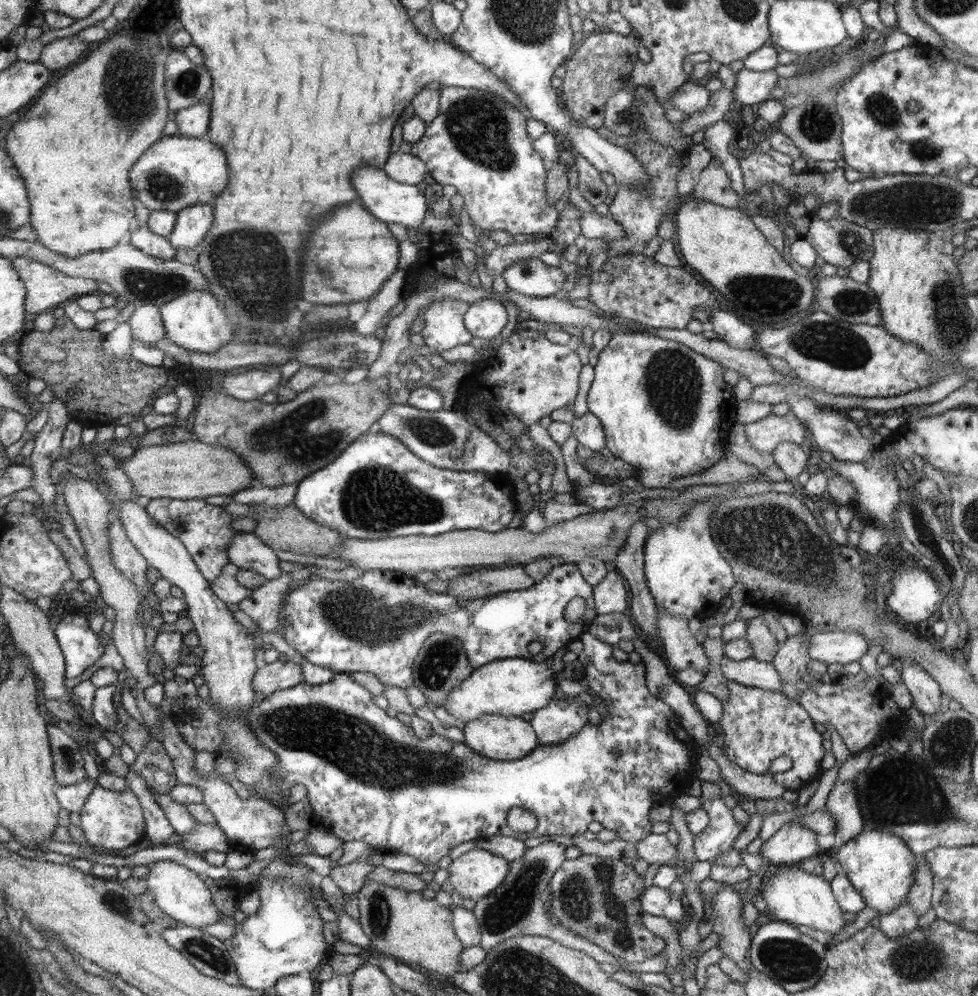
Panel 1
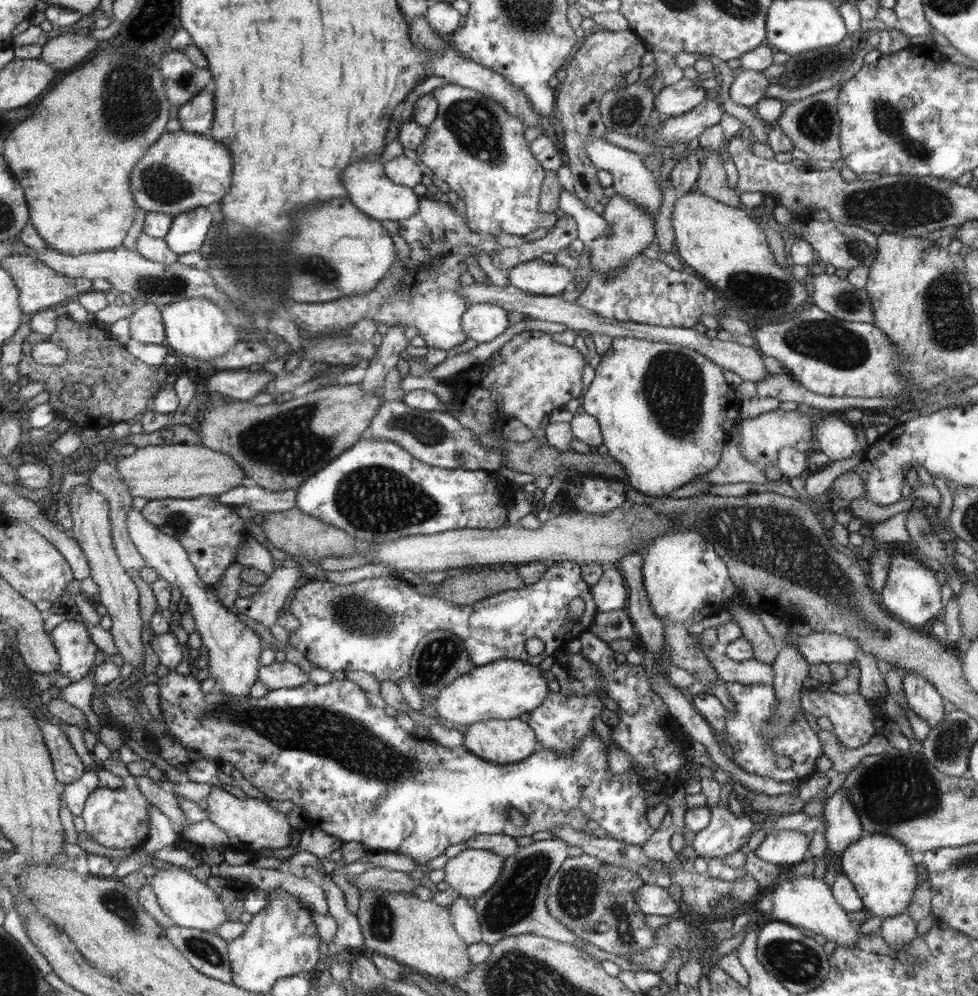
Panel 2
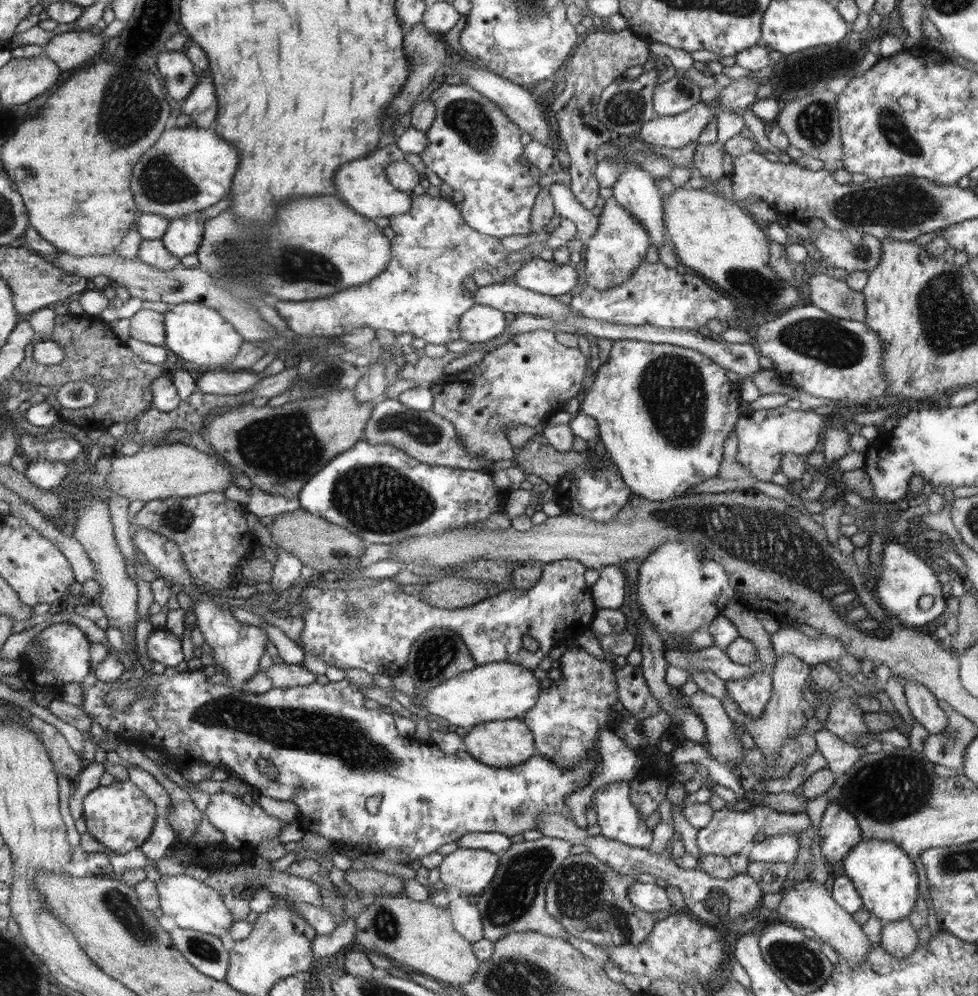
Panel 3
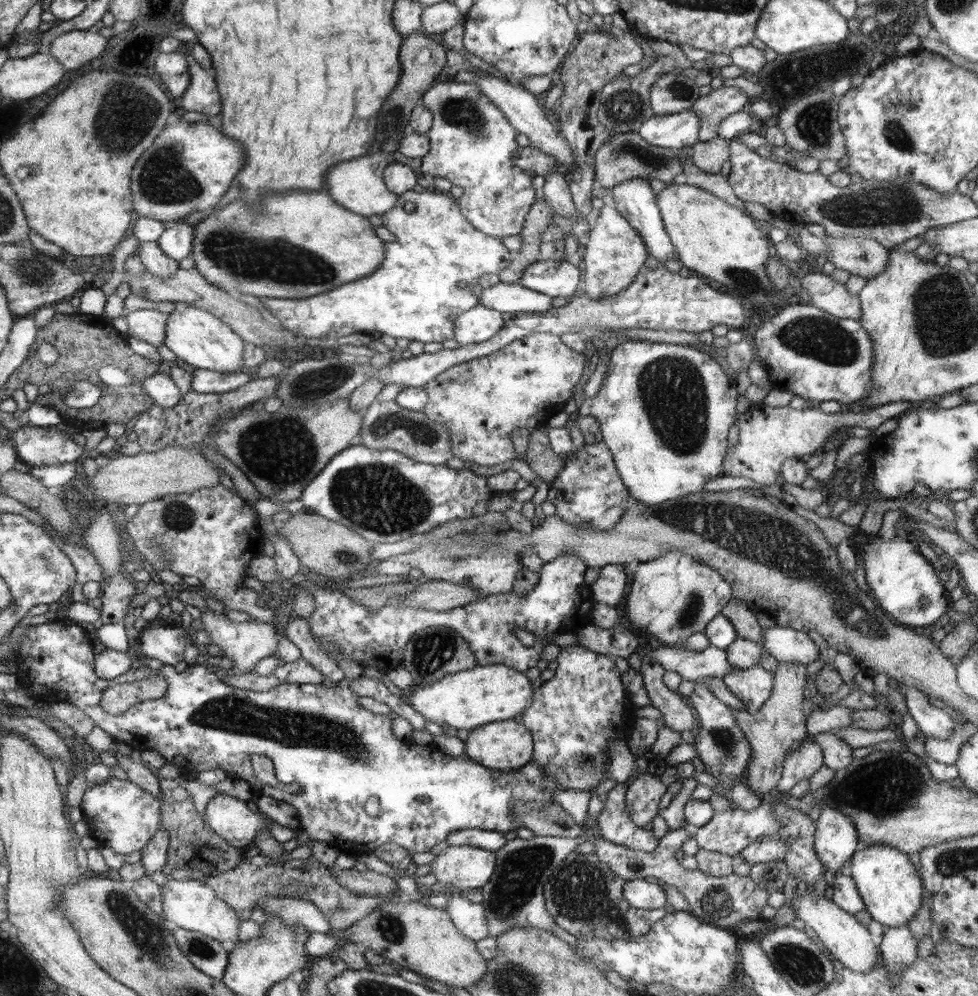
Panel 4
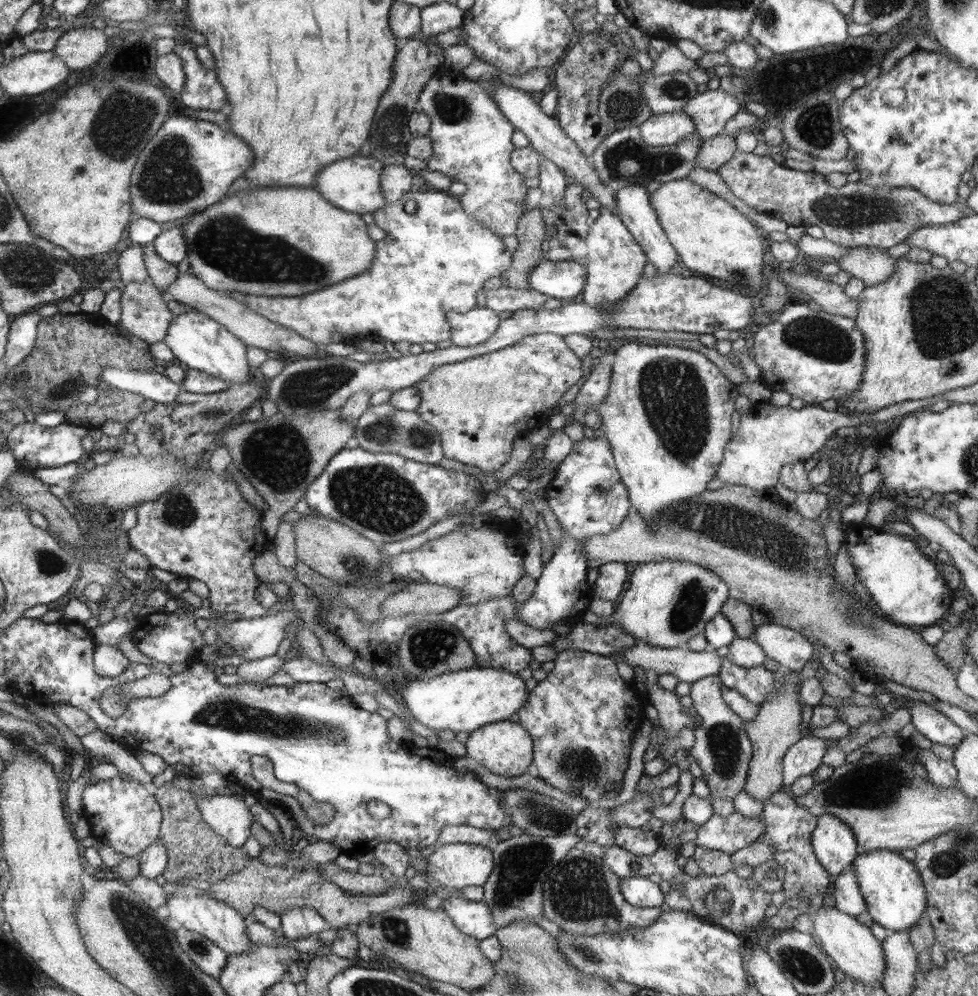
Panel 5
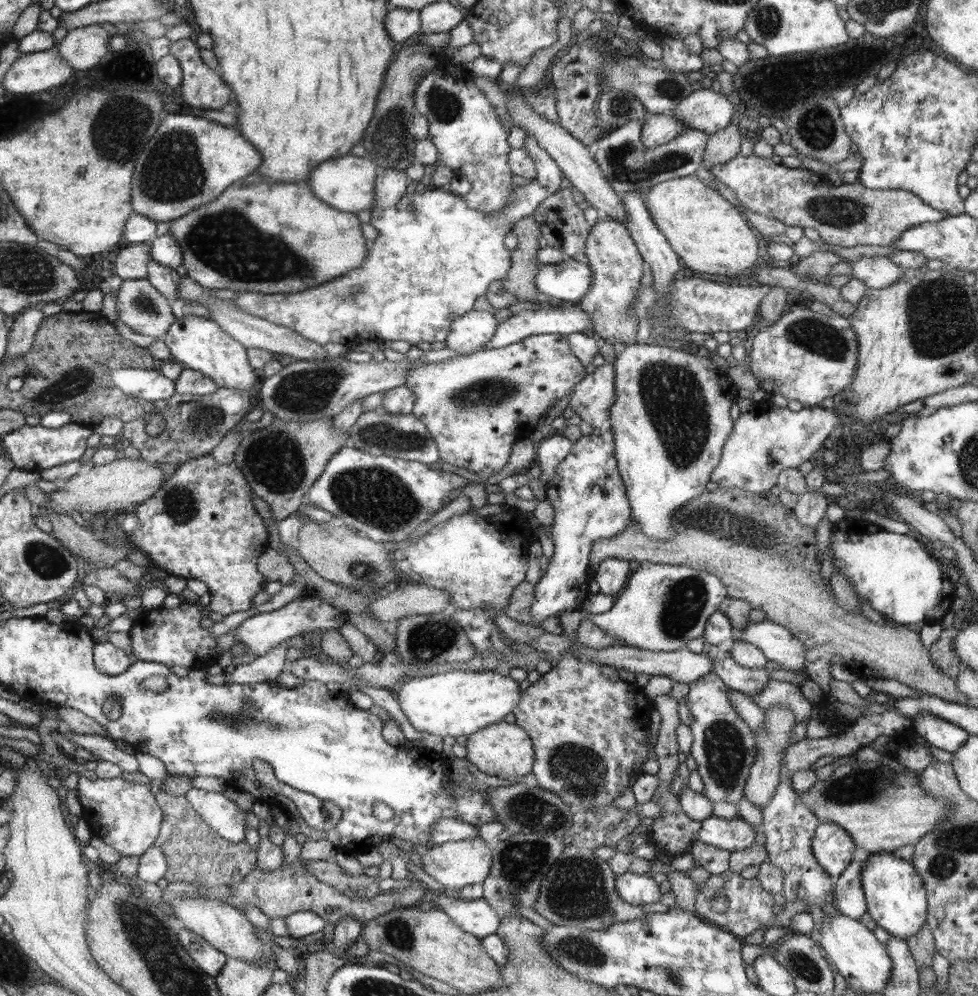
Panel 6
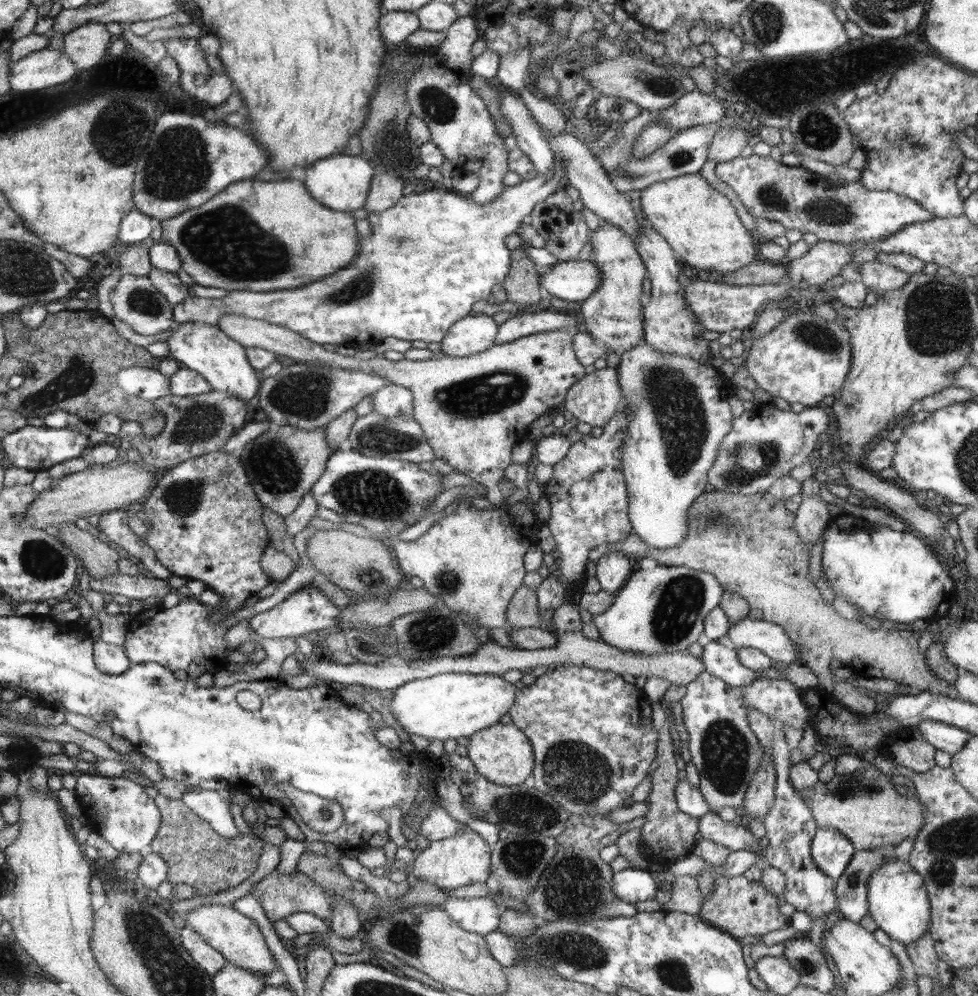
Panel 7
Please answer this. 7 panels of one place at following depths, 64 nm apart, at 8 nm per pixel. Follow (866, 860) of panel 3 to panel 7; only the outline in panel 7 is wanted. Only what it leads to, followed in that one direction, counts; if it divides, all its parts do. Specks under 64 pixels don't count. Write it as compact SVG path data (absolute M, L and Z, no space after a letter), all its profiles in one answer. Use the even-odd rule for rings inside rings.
M894 856L876 867L875 874L868 882L871 918L890 939L905 946L918 943L929 932L932 909L930 896L926 896L926 882L922 878L908 861L900 862L900 858Z

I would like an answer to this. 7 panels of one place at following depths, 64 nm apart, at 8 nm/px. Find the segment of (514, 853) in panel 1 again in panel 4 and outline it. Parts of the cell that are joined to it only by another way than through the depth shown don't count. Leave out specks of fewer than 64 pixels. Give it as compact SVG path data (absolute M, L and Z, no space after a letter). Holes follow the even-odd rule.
M464 828L458 832L451 832L443 843L438 843L432 847L432 854L442 854L448 846L472 846L496 852L506 842L508 840L504 837L504 833L480 828Z

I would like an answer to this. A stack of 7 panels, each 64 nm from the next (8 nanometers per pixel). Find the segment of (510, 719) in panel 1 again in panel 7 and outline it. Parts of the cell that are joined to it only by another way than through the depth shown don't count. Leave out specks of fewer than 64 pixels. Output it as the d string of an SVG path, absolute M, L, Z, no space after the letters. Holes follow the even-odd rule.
M498 723L495 726L478 731L469 736L470 742L465 746L468 758L472 760L476 770L490 782L509 787L516 787L524 782L531 782L534 774L535 755L528 740L527 733L516 727L514 723Z

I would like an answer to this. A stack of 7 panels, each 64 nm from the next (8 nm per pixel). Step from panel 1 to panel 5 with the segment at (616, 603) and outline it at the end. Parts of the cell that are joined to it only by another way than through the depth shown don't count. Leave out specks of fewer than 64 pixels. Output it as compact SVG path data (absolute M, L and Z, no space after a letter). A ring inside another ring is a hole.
M612 562L598 567L598 576L594 582L595 598L614 602L622 596L624 585L630 575L630 564Z

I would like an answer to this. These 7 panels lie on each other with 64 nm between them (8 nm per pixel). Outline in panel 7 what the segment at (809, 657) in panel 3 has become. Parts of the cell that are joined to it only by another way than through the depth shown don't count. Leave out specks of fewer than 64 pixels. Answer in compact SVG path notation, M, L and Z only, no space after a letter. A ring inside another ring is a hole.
M742 618L732 624L727 634L735 648L755 648L769 656L774 662L800 663L798 645L786 635L784 627L765 620Z

